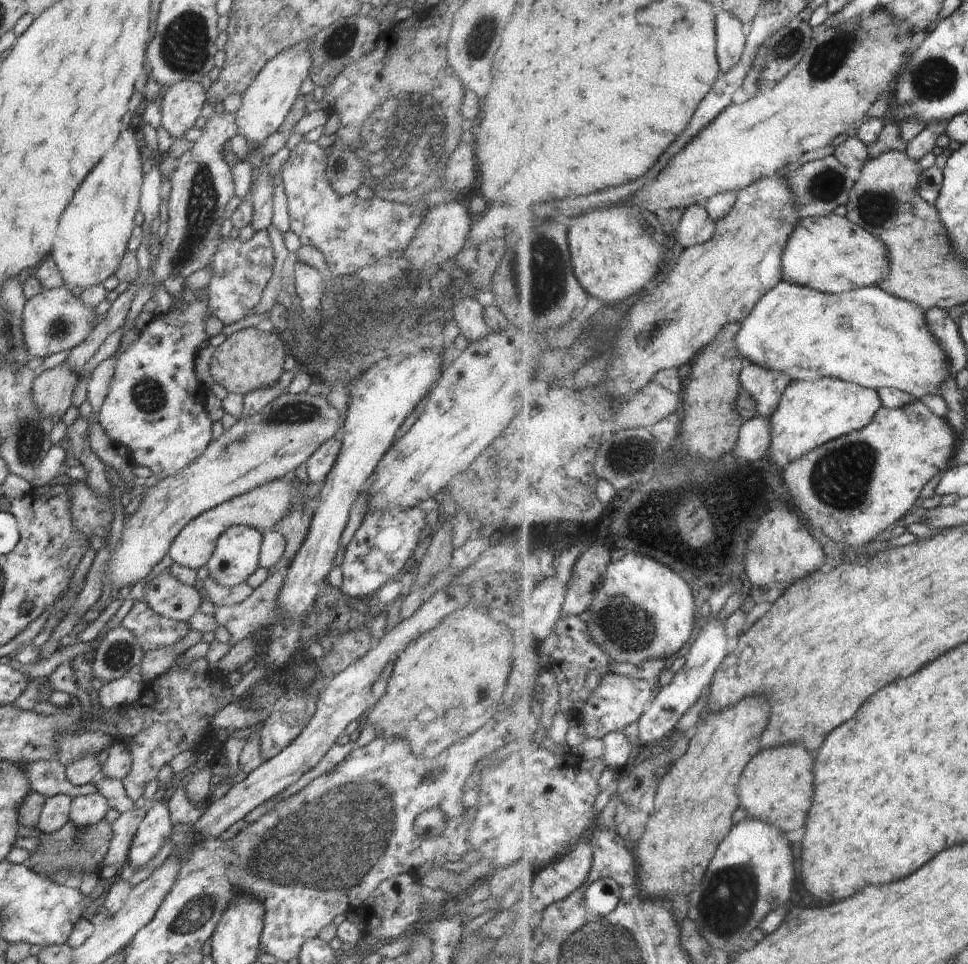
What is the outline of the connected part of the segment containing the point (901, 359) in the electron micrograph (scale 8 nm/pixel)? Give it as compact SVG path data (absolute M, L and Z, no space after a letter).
M784 281L768 292L742 323L736 348L746 356L747 361L770 370L786 372L794 381L816 382L824 376L830 376L878 391L884 387L899 388L913 394L918 400L926 400L930 394L942 395L944 382L952 376L950 356L930 330L928 310L924 310L918 302L904 300L879 286L834 294Z

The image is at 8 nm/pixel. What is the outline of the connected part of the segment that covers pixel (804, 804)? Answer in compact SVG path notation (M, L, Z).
M800 742L760 751L746 767L745 775L738 784L742 807L748 816L772 822L790 834L804 828L814 802L814 756L816 754L808 752L808 748Z

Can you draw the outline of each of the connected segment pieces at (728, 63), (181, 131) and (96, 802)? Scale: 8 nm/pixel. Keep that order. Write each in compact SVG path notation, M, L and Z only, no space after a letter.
M720 10L718 16L718 56L722 74L732 72L742 62L747 47L747 26L728 10Z
M183 80L169 85L166 89L160 105L161 121L162 126L174 140L183 139L186 136L186 132L194 130L194 123L201 116L200 110L202 110L202 104L206 100L205 94L206 90L202 85L193 80Z
M100 793L87 794L71 799L69 820L74 826L94 826L104 820L109 806L106 798Z

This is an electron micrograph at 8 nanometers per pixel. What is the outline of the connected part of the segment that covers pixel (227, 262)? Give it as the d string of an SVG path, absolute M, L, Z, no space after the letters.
M255 232L247 242L232 237L222 238L209 267L212 268L212 278L206 287L208 300L205 302L205 311L212 312L212 316L226 326L244 319L260 302L262 292L274 272L274 253L268 232Z

